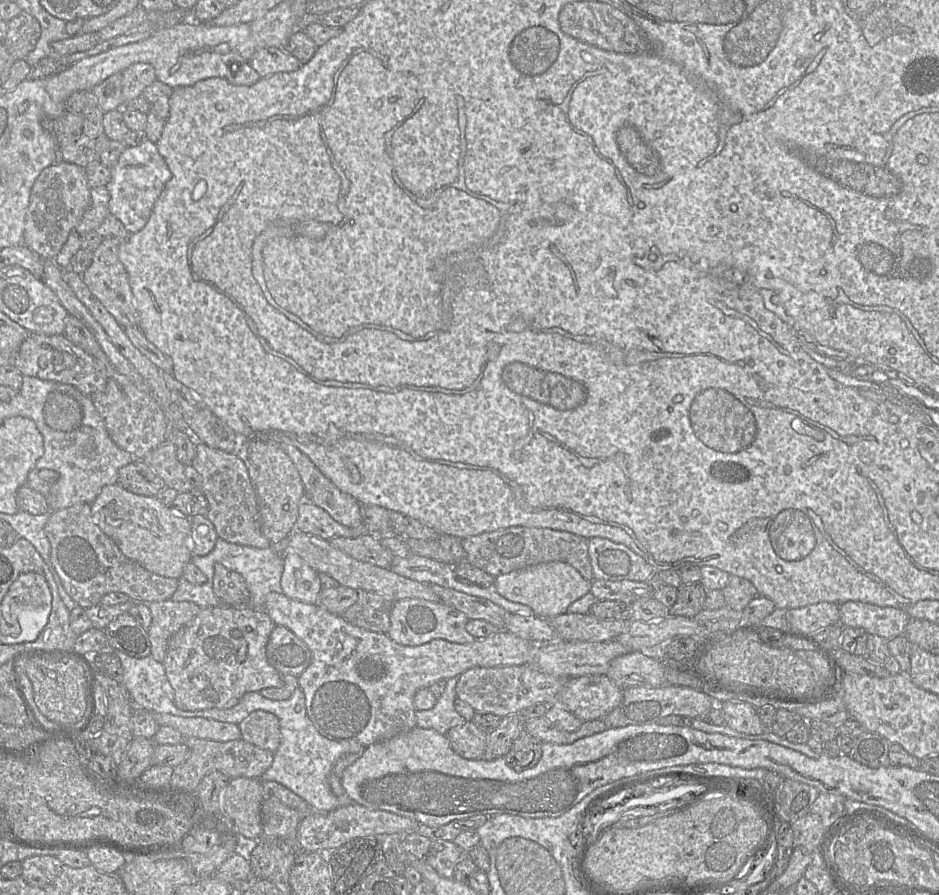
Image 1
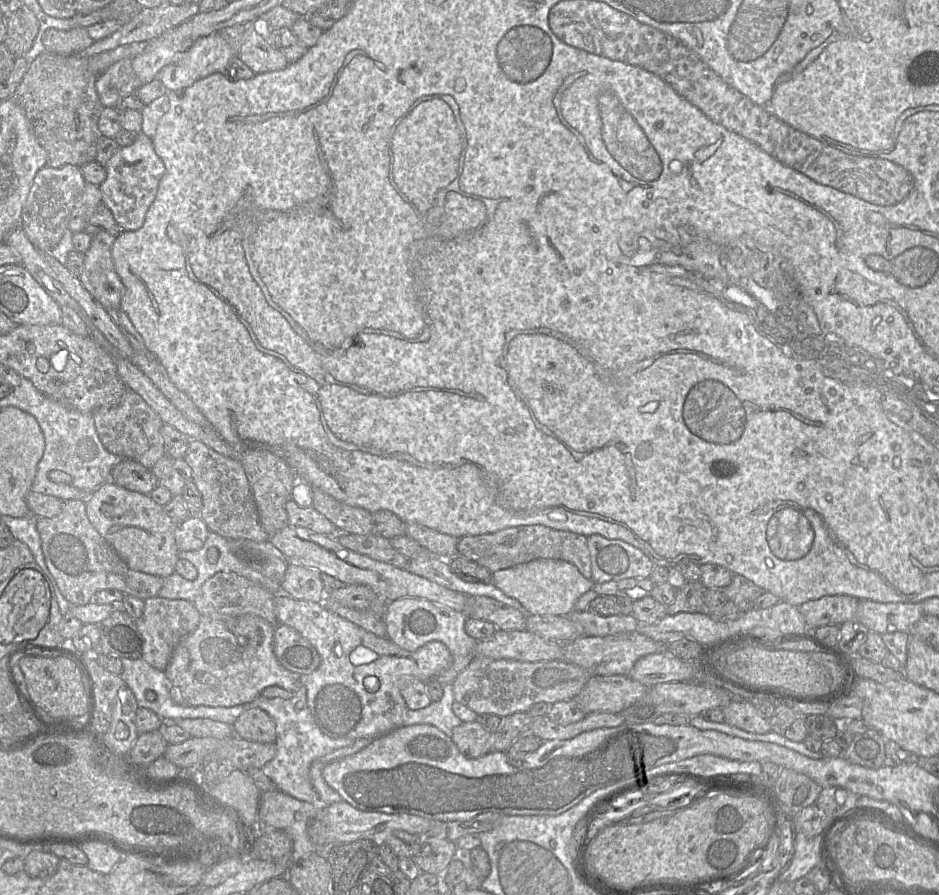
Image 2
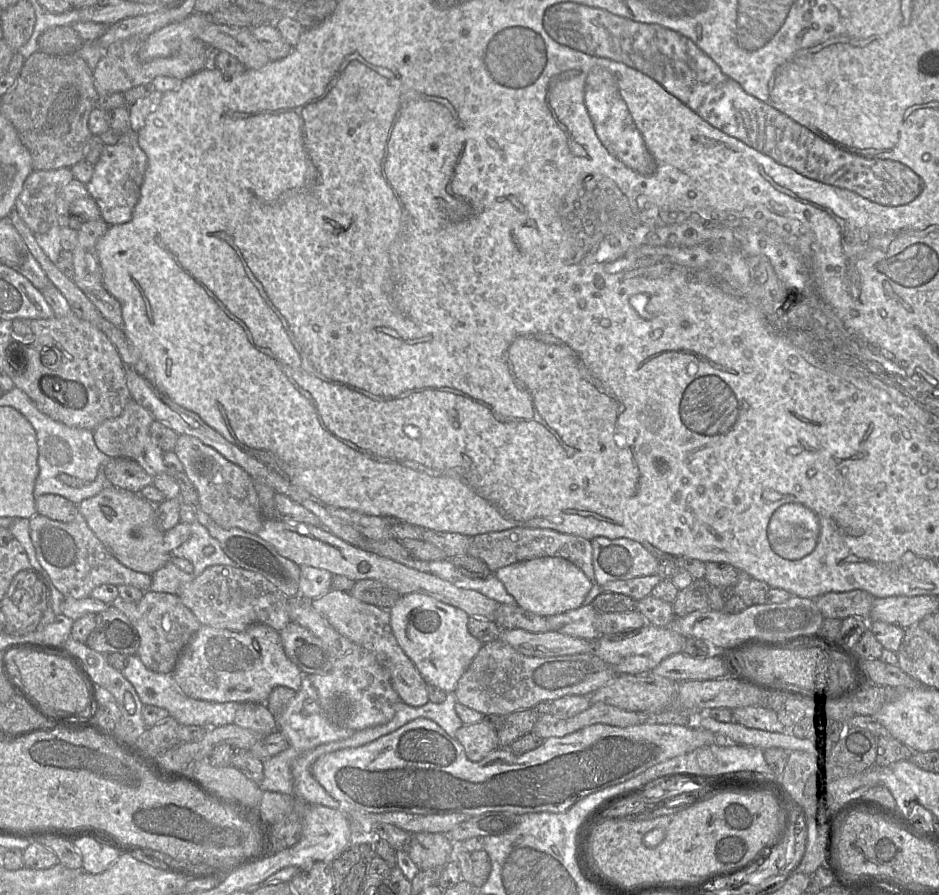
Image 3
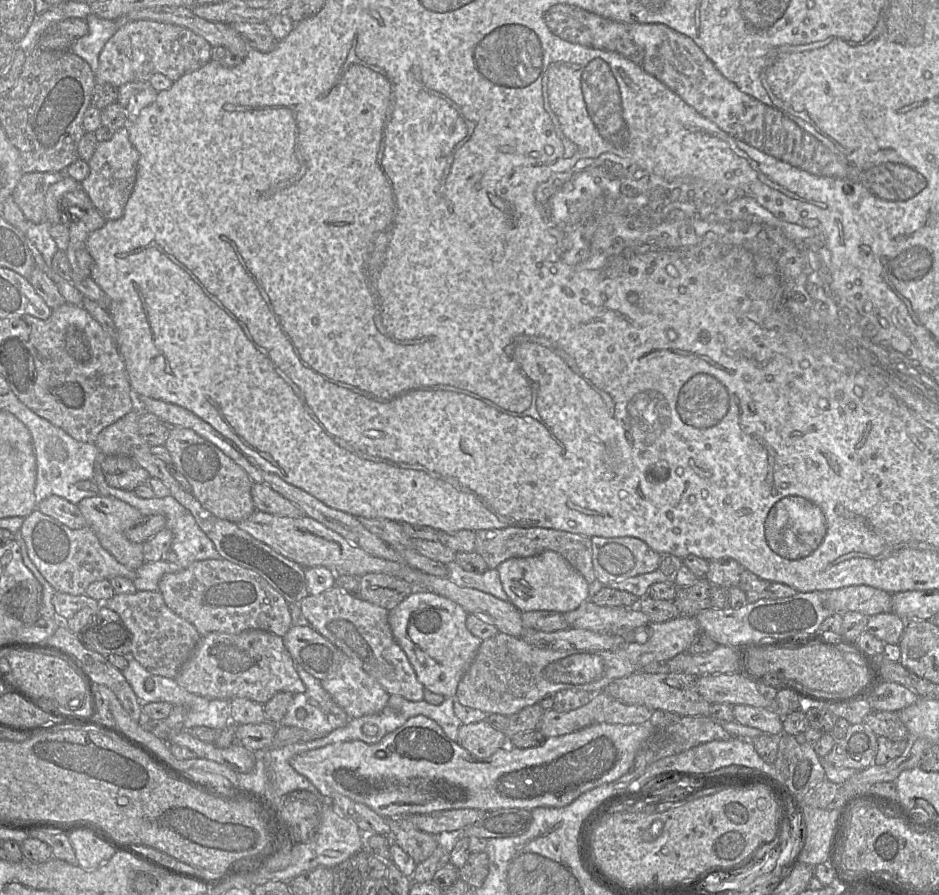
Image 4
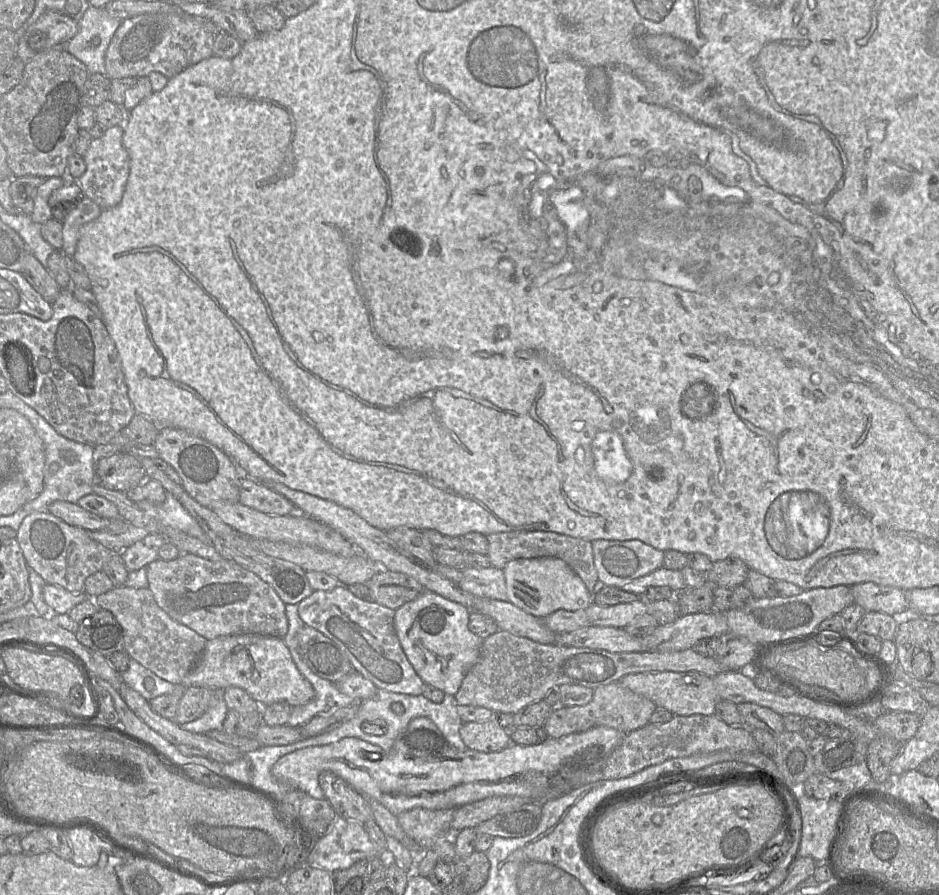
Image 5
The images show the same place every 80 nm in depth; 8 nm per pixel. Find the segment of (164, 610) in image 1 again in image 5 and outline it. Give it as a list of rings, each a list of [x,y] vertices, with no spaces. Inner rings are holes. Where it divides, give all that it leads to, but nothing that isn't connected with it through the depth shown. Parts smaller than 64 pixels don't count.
[[[118,586],[93,599],[101,609],[110,611],[121,625],[125,651],[132,659],[158,677],[175,685],[182,684],[204,651],[207,639],[173,620],[159,607],[149,588]]]

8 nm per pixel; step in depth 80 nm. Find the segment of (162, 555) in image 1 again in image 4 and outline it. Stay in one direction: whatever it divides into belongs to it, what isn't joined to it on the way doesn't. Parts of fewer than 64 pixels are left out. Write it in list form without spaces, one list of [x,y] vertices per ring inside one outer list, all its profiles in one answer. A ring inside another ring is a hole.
[[[104,495],[84,498],[77,506],[82,512],[87,526],[95,532],[103,548],[111,553],[120,563],[133,570],[137,570],[145,563],[143,543],[131,542],[124,534],[127,528],[133,526],[136,522],[141,522],[145,517],[140,510],[123,500]]]

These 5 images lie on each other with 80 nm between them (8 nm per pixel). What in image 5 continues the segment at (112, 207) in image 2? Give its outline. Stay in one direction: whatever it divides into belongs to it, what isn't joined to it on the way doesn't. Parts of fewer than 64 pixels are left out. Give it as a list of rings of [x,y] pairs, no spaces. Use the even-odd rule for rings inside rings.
[[[123,125],[106,128],[101,137],[93,138],[83,155],[86,170],[77,182],[83,196],[94,201],[102,210],[113,208],[121,202],[129,178],[130,157],[123,144],[123,134]]]

